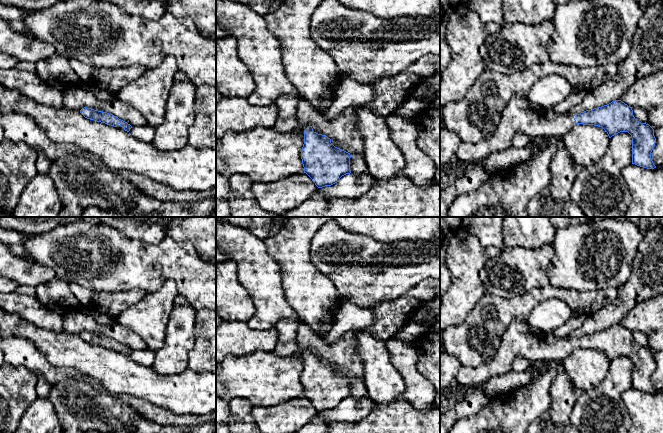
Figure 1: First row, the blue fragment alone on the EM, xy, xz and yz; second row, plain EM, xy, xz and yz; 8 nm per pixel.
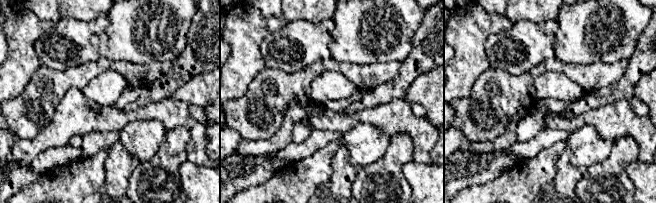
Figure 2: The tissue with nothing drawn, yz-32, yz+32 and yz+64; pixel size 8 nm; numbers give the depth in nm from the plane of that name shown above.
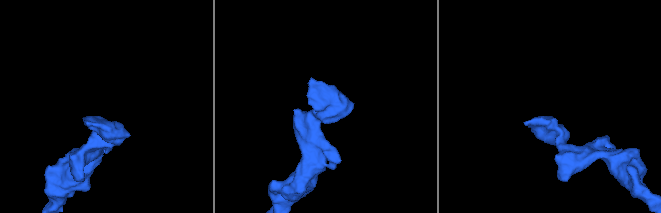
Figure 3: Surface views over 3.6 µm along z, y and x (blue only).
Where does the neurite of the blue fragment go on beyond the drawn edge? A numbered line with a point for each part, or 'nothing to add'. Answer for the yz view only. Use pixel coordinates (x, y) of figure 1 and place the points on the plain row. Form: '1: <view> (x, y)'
1: yz (520, 339)

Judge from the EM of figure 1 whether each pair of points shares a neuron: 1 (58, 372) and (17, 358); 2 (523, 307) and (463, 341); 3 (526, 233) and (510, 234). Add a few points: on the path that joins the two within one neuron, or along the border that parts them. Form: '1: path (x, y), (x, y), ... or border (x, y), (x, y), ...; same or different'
1: path (48, 372), (34, 360), (27, 360); same
2: path (506, 310), (494, 313), (480, 324), (471, 326); same
3: path (522, 233), (514, 234); same

